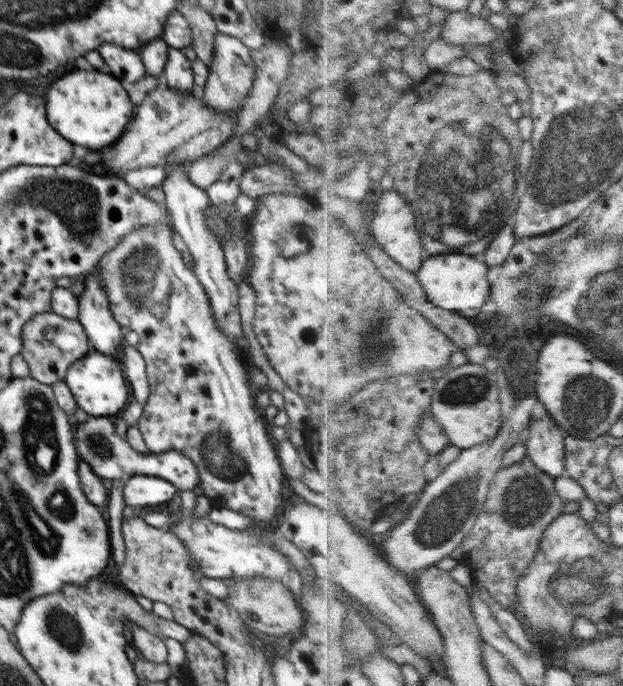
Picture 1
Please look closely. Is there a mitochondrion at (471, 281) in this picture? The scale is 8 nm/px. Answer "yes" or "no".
no

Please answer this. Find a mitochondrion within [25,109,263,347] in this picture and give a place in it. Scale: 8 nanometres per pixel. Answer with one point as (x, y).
(146, 287)

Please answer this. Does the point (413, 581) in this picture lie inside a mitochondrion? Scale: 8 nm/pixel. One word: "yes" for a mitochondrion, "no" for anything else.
no

